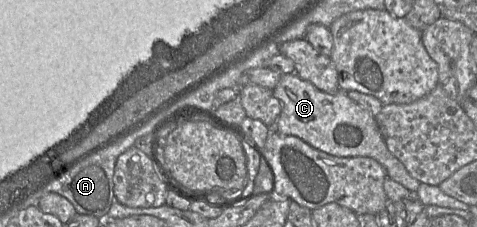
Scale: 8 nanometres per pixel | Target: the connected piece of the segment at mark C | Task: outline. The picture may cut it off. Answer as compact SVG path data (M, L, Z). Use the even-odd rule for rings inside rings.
M292 73L282 75L278 84L273 89L273 93L282 103L282 111L275 122L274 130L281 134L297 136L312 147L334 156L364 156L373 158L385 168L389 178L402 184L411 192L418 190L420 181L412 177L402 162L390 152L380 133L375 116L369 110L352 100L346 91L339 89L336 93L327 93L318 89L311 82Z

